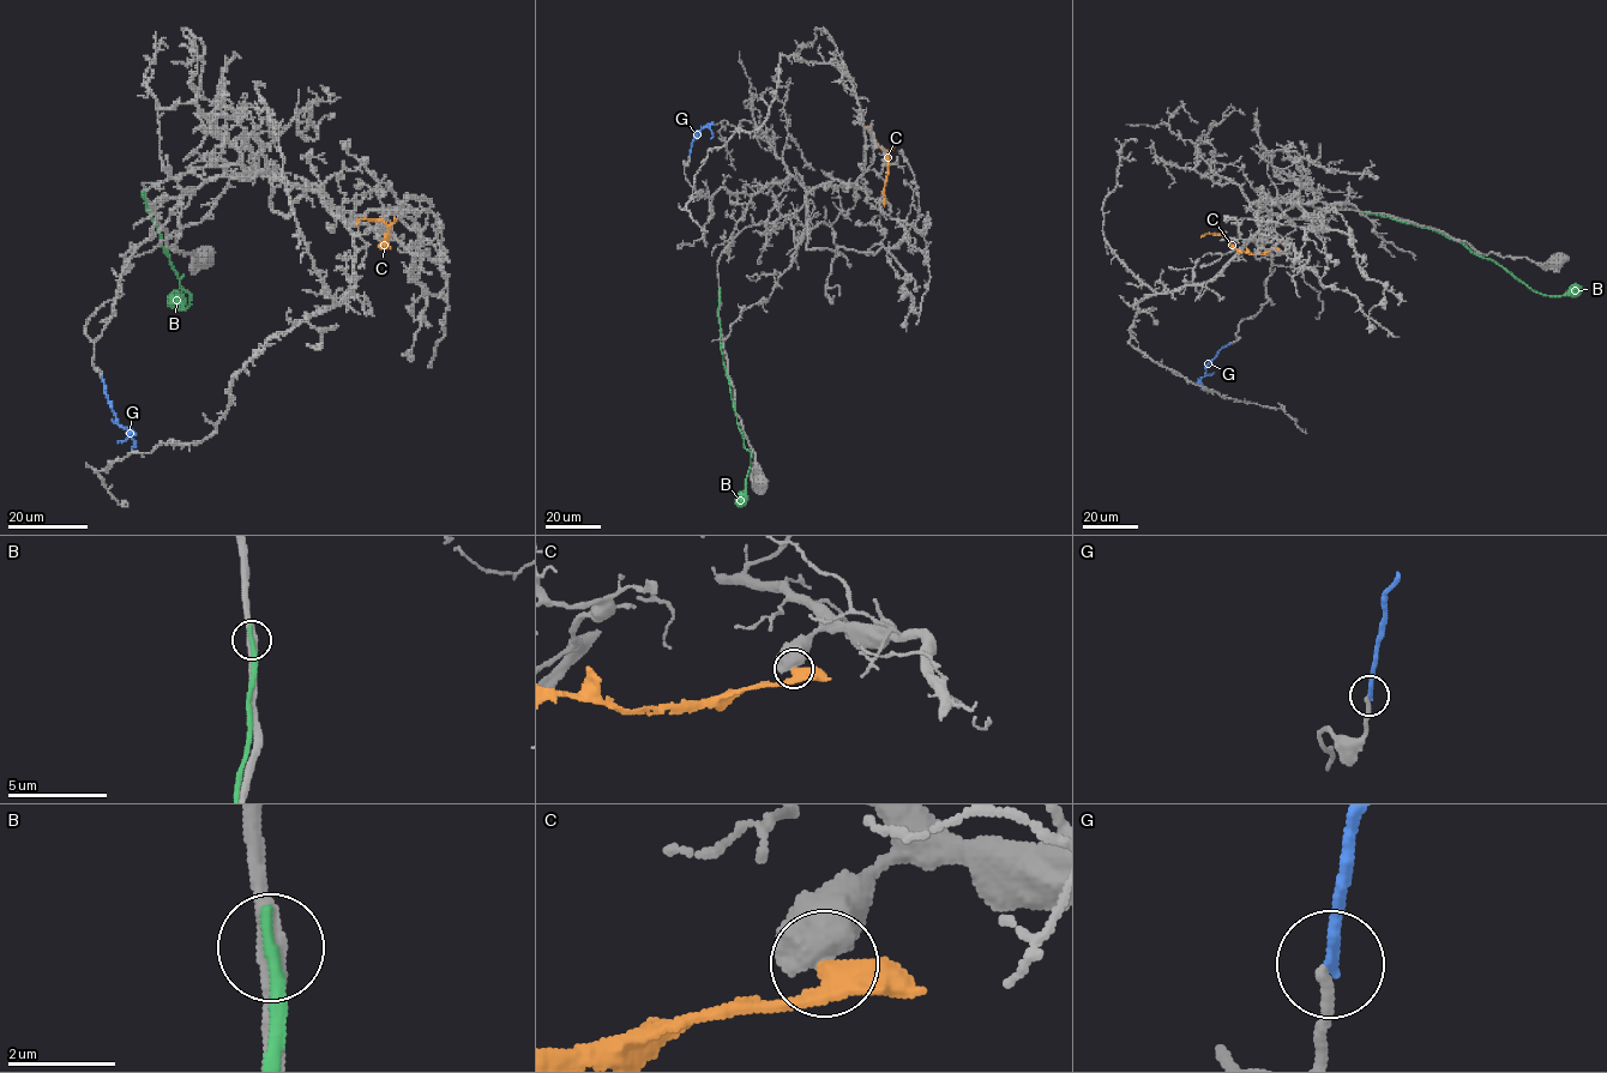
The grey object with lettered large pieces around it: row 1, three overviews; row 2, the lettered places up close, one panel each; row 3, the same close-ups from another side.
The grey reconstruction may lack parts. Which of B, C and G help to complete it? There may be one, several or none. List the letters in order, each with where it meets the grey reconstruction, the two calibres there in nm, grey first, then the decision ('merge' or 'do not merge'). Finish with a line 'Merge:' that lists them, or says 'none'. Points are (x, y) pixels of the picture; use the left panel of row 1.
B: (145, 188) | 400/280 nm | do not merge
C: (380, 240) | 750/380 nm | do not merge
G: (102, 375) | 220/240 nm | merge
Merge: G

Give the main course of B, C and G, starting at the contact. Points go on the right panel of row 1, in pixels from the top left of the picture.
B: (1364, 212), (1437, 230), (1496, 261), (1538, 293), (1574, 295), (1582, 288)
C: (1275, 248), (1251, 253), (1239, 252), (1223, 234), (1207, 233), (1201, 237)
G: (1231, 343), (1207, 366), (1201, 379), (1213, 393)

